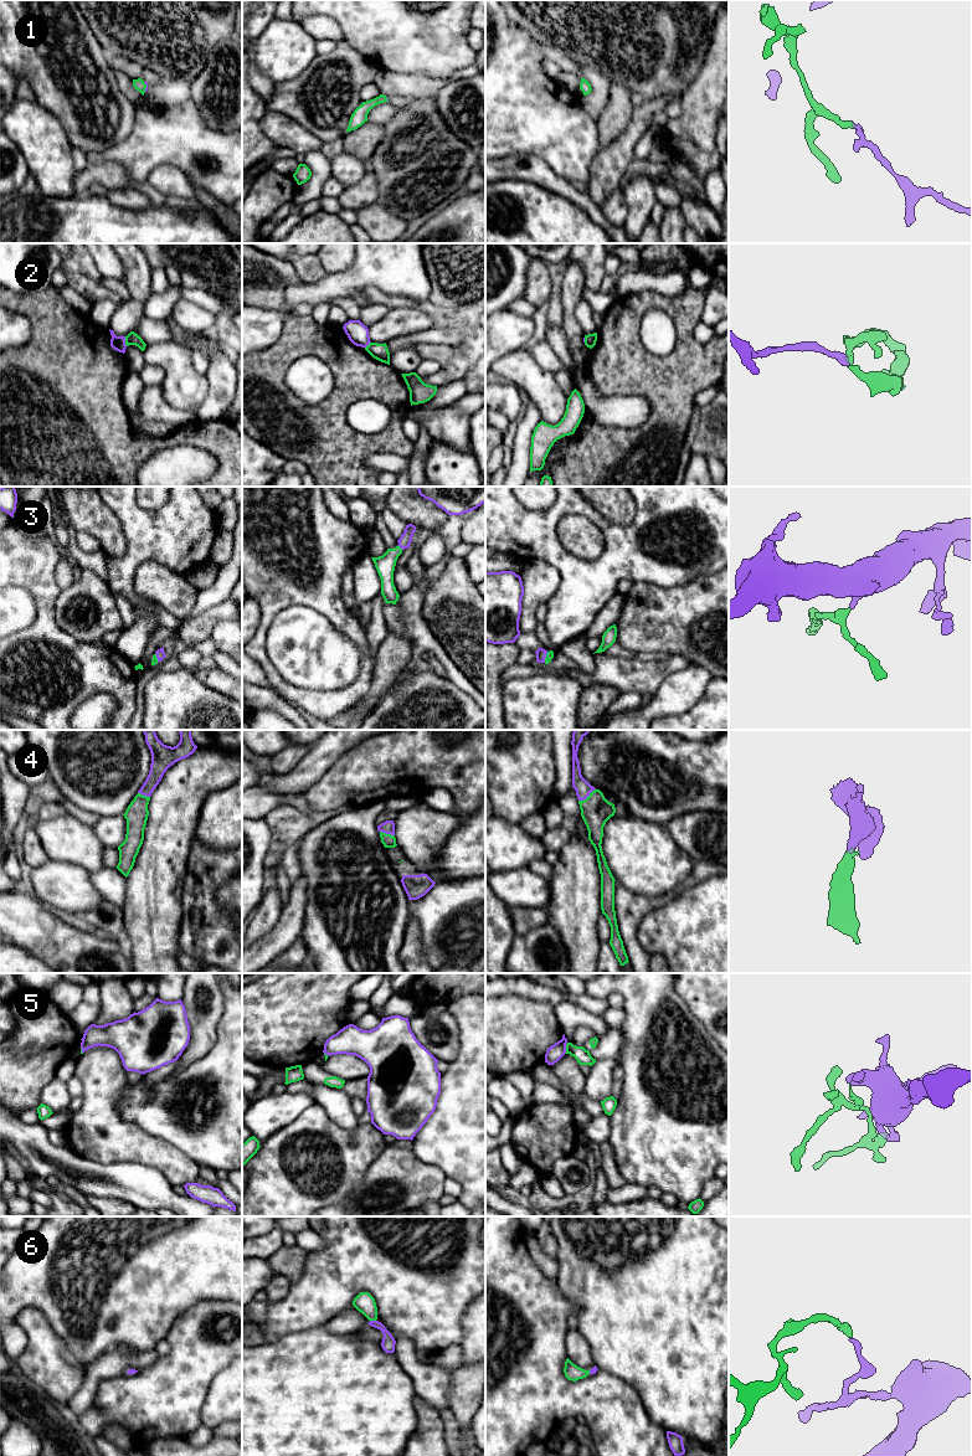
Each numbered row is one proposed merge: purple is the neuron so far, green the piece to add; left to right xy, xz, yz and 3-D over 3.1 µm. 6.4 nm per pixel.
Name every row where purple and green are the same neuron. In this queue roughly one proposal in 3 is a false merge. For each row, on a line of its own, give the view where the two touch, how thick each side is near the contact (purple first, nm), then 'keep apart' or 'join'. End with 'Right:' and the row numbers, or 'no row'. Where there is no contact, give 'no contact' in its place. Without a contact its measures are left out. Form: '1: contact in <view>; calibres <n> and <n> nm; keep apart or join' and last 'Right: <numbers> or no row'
1: contact in xy; calibres 20 and 70 nm; join
2: contact in xy; calibres 100 and 80 nm; keep apart
3: contact in xz; calibres 80 and 130 nm; join
4: contact in yz; calibres 100 and 190 nm; join
5: contact in yz; calibres 100 and 100 nm; keep apart
6: contact in xz; calibres 90 and 140 nm; join
Right: 1, 3, 4, 6

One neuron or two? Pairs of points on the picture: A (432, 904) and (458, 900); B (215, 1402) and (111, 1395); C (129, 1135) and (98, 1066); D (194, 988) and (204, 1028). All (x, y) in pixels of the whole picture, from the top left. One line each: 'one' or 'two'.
A: one
B: two
C: one
D: one

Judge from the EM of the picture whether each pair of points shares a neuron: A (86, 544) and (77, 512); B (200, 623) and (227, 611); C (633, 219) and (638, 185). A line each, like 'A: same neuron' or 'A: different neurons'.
A: different neurons
B: same neuron
C: same neuron

